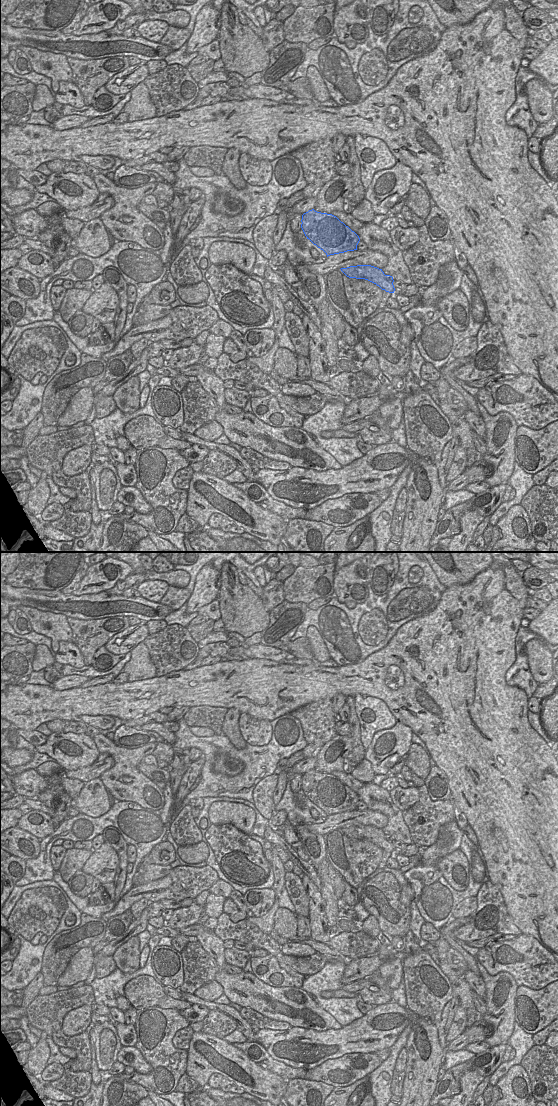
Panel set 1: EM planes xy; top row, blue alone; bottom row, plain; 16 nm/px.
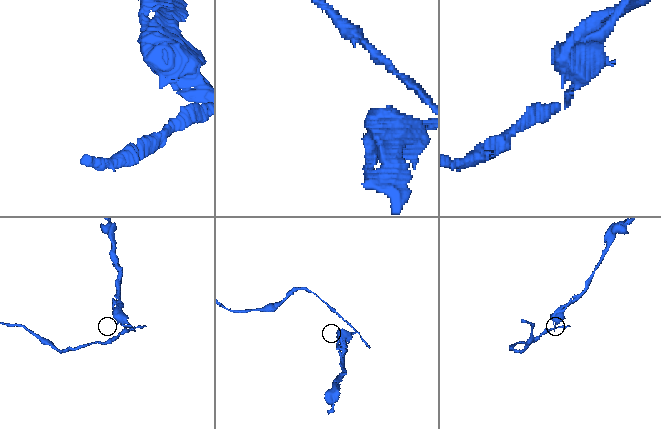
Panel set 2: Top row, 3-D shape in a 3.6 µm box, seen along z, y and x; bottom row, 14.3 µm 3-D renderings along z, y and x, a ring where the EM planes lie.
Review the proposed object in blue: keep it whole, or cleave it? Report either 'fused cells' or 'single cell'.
fused cells

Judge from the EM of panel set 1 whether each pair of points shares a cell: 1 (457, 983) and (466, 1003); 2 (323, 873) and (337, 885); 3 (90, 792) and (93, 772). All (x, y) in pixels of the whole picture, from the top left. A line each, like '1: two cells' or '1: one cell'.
1: one cell
2: one cell
3: two cells

